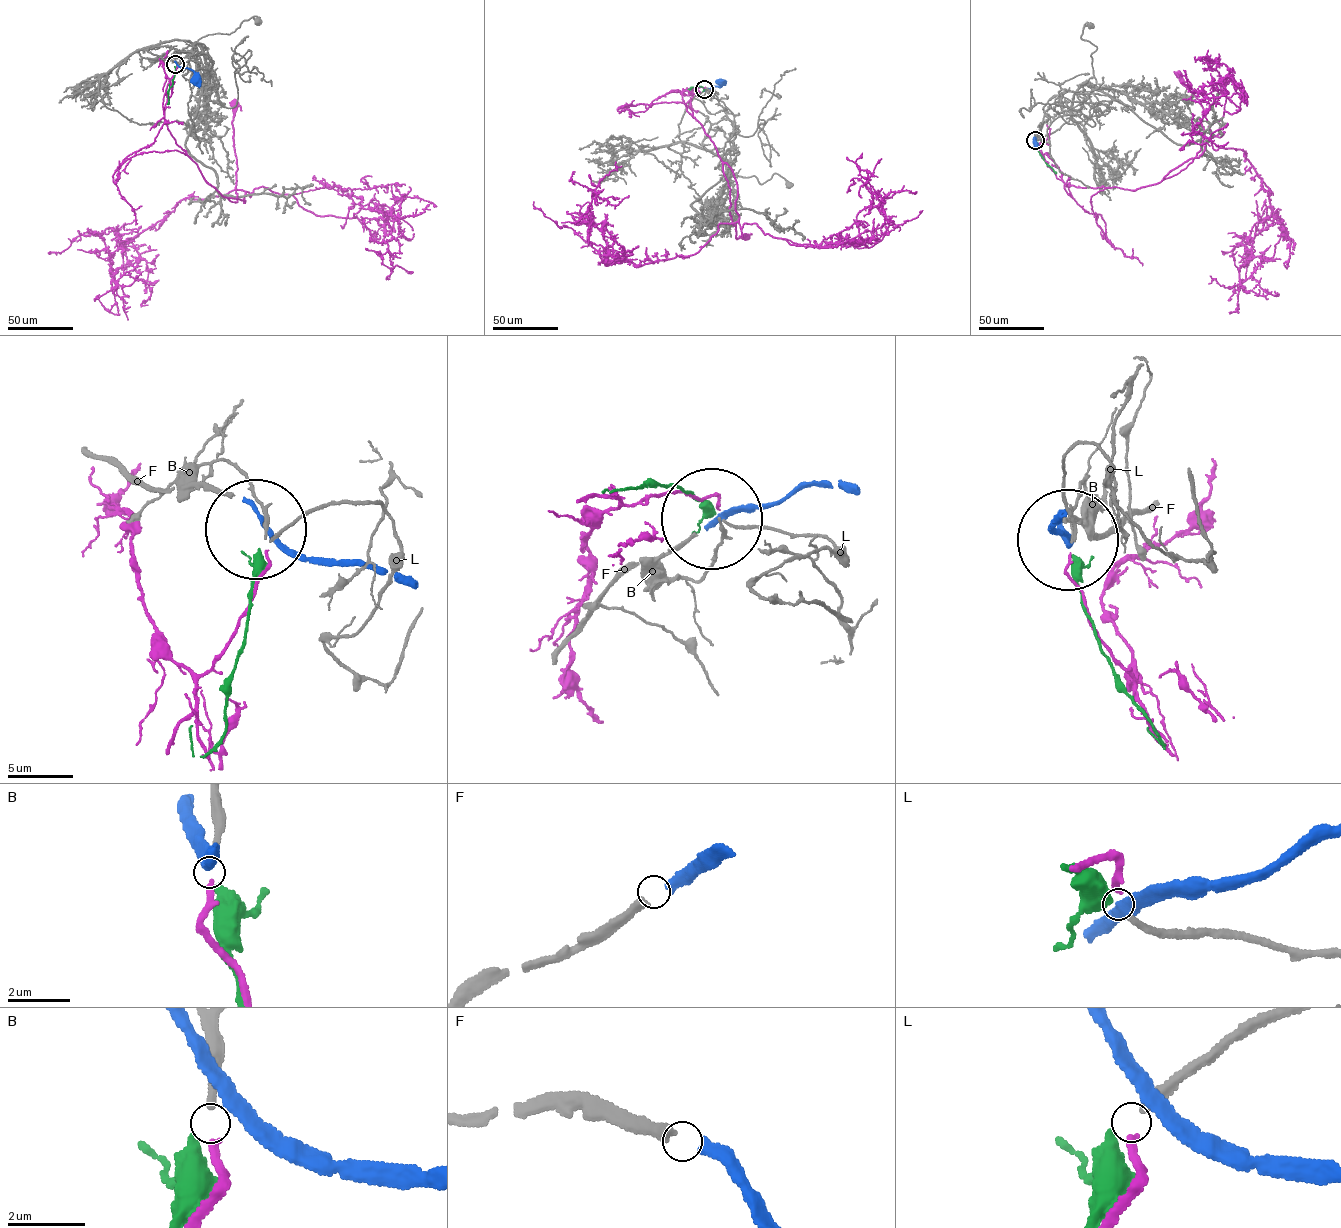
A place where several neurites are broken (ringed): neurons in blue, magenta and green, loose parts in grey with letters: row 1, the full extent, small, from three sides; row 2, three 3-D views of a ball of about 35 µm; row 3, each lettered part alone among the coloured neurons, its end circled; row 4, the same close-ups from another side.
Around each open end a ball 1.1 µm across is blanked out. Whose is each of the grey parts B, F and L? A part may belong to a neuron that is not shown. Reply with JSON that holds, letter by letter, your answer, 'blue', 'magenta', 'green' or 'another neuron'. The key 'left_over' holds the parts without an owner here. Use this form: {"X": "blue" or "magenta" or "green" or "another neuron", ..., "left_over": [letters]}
{"B": "magenta", "F": "blue", "L": "green", "left_over": []}

